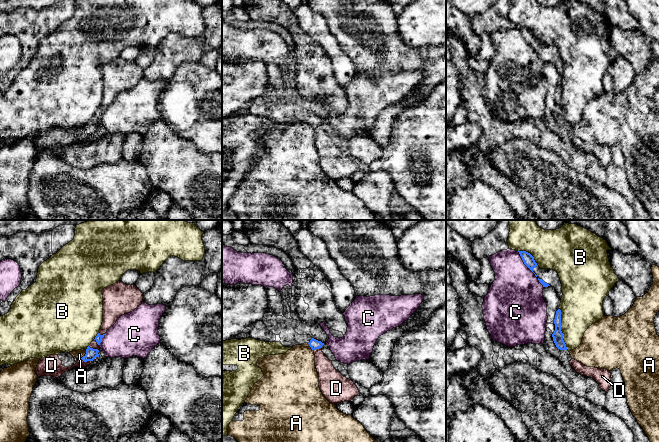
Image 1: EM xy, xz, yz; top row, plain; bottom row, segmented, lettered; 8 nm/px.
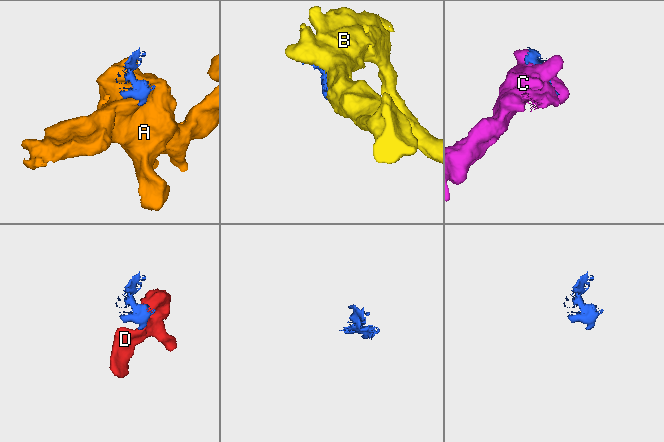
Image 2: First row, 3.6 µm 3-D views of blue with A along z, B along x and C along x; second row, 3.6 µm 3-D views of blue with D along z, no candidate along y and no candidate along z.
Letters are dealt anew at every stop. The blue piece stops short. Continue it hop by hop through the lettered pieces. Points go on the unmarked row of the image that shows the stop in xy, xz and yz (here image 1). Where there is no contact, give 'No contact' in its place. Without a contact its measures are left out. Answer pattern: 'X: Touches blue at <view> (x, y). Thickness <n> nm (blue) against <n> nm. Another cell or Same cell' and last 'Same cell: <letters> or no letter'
A: Touches blue at xy (85, 130). Thickness 90 nm (blue) against 70 nm. Another cell
B: Touches blue at yz (560, 105). Thickness 80 nm (blue) against 340 nm. Another cell
C: Touches blue at yz (529, 44). Thickness 90 nm (blue) against 440 nm. Another cell
D: Touches blue at xy (86, 137). Thickness 90 nm (blue) against 120 nm. Same cell
Same cell: D

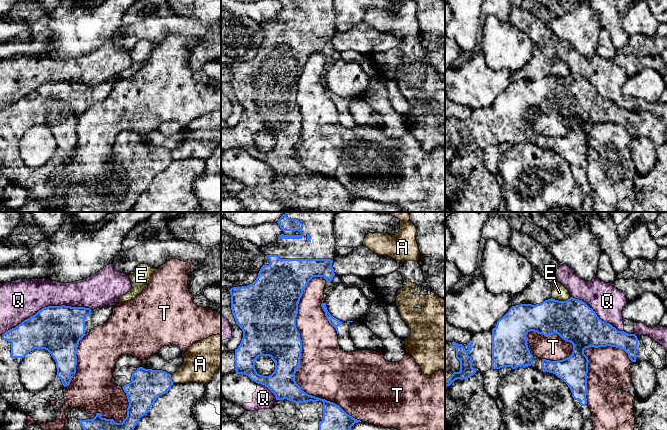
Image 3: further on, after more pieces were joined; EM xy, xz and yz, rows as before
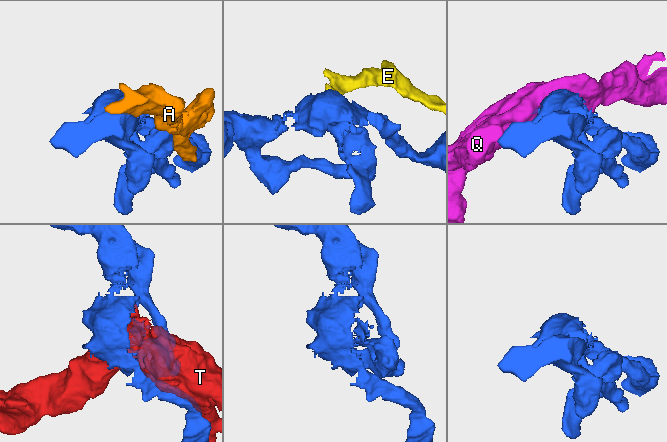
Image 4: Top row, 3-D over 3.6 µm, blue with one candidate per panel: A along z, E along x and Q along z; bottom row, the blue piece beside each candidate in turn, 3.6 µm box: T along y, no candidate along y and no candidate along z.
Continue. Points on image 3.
A: Touches blue at xy (171, 155). Thickness 260 nm (blue) against 260 nm. Another cell
E: Touches blue at yz (561, 77). Thickness 340 nm (blue) against 120 nm. Another cell
Q: Touches blue at xy (46, 83). Thickness 380 nm (blue) against 320 nm. Another cell
T: Touches blue at xz (299, 138). Thickness 320 nm (blue) against 440 nm. Another cell
Same cell: no letter

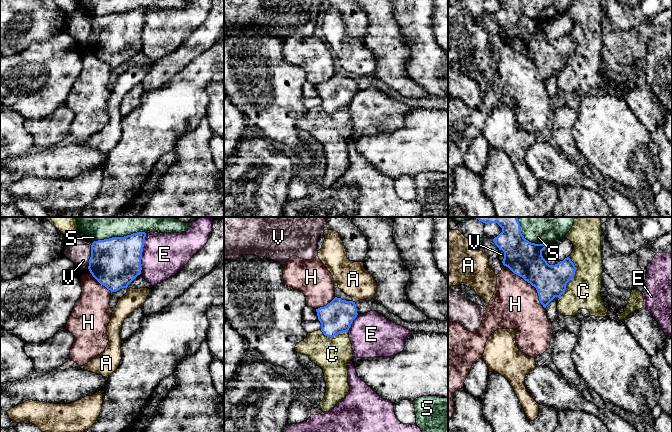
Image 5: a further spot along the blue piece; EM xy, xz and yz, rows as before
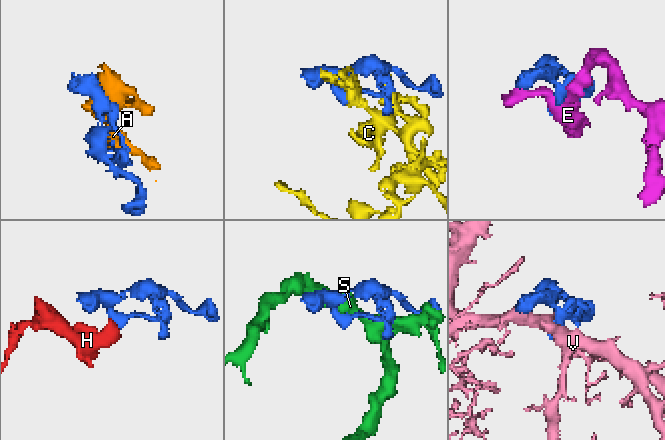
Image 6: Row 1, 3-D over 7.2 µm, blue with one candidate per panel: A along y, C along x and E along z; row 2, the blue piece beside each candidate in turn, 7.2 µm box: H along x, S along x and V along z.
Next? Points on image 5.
A: Touches blue at xz (354, 78). Thickness 260 nm (blue) against 260 nm. Another cell
C: Touches blue at yz (572, 54). Thickness 260 nm (blue) against 280 nm. Another cell
E: Touches blue at xy (141, 29). Thickness 400 nm (blue) against 360 nm. Another cell
H: Touches blue at yz (530, 59). Thickness 280 nm (blue) against 380 nm. Another cell
S: Touches blue at xy (119, 13). Thickness 400 nm (blue) against 140 nm. Another cell
V: Touches blue at xy (91, 28). Thickness 400 nm (blue) against 140 nm. Another cell
Same cell: no letter

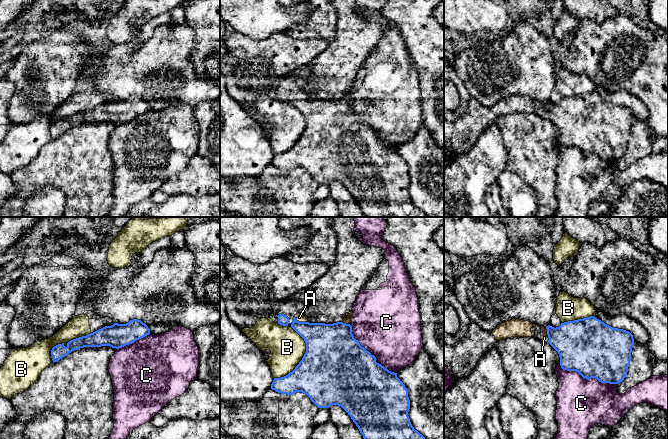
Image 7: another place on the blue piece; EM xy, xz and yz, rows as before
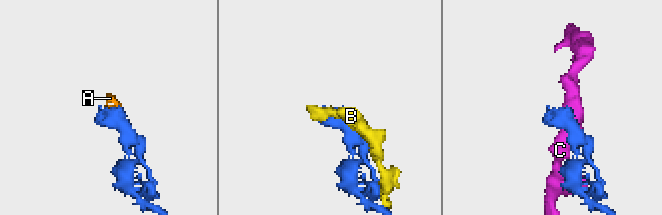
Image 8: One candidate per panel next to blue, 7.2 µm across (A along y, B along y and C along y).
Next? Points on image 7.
A: Touches blue at yz (547, 110). Thickness 360 nm (blue) against 60 nm. Same cell
B: Touches blue at xz (303, 133). Thickness 500 nm (blue) against 280 nm. Another cell
C: Touches blue at yz (588, 154). Thickness 460 nm (blue) against 400 nm. Another cell
Same cell: A

